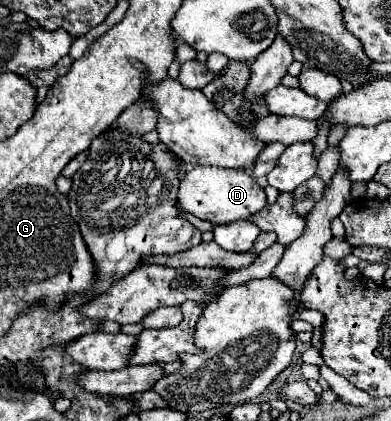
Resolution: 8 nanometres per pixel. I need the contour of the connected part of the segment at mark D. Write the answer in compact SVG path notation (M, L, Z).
M194 165L180 179L178 189L178 207L186 213L192 213L200 219L206 219L214 225L224 225L240 219L250 219L256 211L266 205L266 193L258 181L242 169L220 169L220 167L200 167Z

